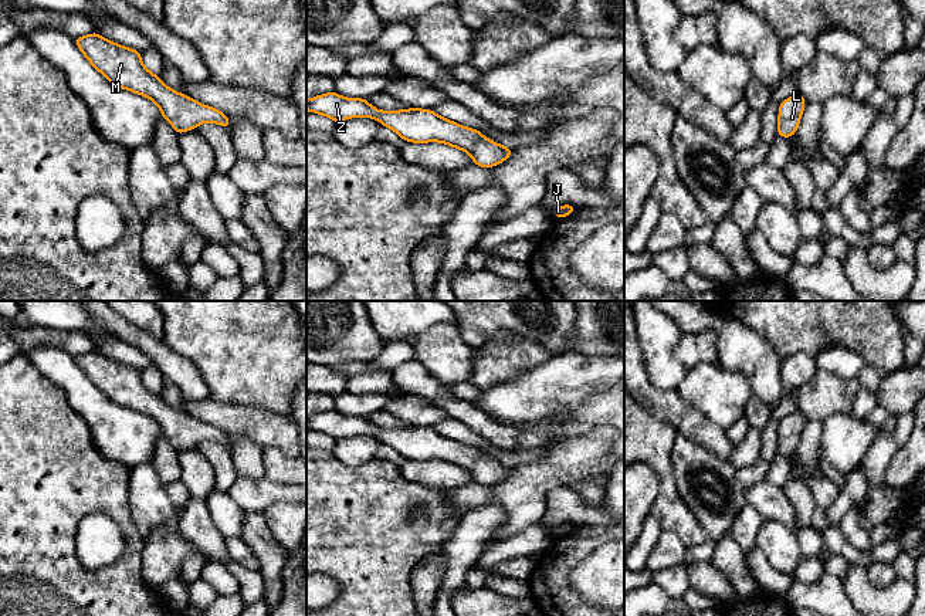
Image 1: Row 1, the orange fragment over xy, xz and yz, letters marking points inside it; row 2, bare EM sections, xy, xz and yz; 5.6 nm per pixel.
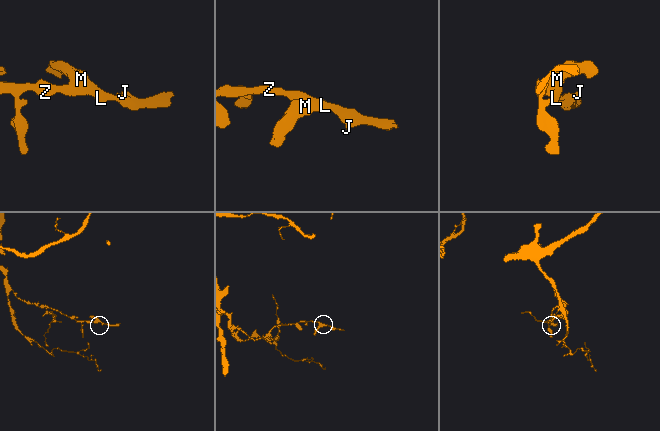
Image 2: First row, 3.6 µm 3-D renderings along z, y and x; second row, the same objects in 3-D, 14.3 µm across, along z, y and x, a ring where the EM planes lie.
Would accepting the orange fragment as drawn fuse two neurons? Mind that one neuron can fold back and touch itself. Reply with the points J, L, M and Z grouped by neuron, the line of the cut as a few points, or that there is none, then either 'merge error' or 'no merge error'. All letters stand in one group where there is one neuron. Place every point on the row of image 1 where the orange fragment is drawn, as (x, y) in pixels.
J L M Z; no cut; no merge error

